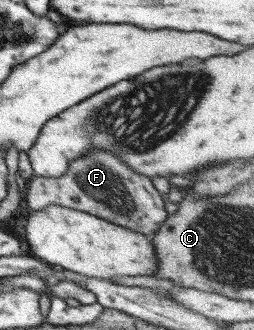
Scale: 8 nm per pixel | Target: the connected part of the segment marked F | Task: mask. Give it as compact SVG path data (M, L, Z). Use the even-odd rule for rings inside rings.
M93 149L74 159L68 168L69 171L57 179L31 178L24 197L29 209L41 211L50 205L60 205L90 213L143 235L158 230L168 218L165 199L153 186L152 179L135 173L117 154Z

